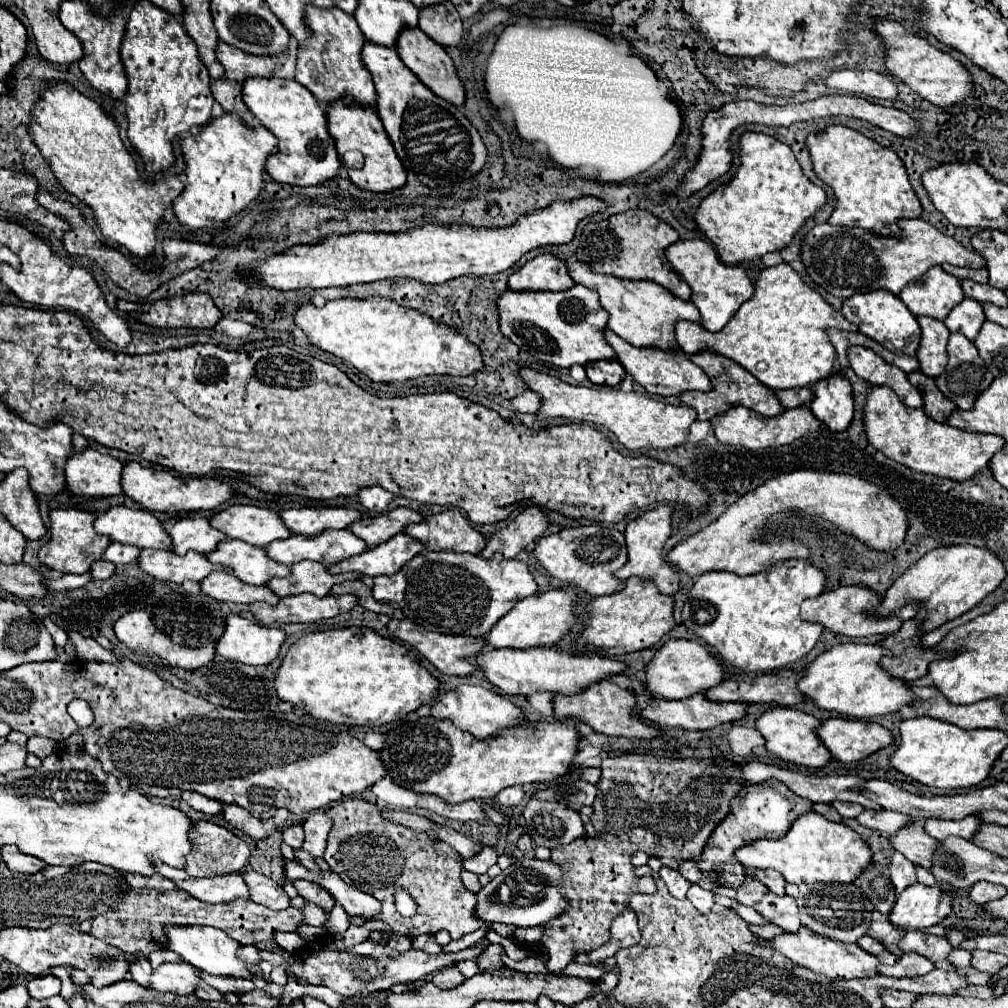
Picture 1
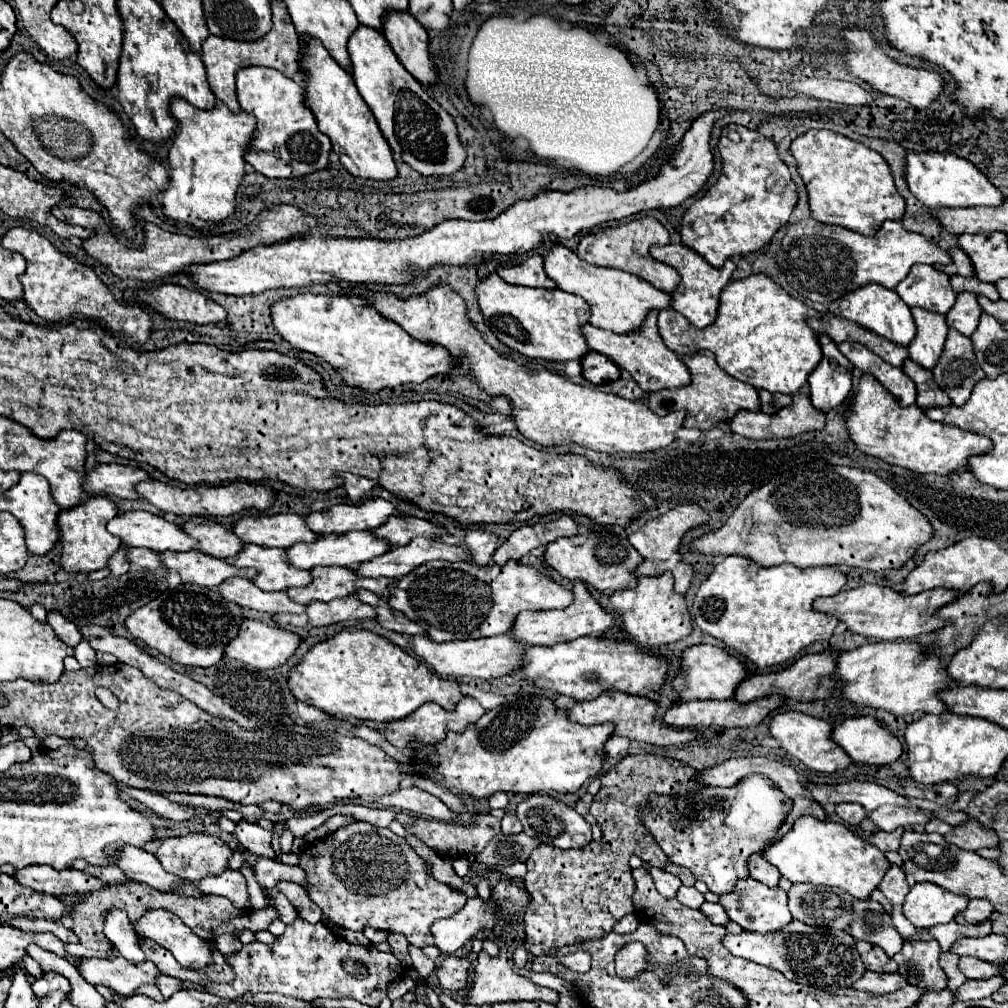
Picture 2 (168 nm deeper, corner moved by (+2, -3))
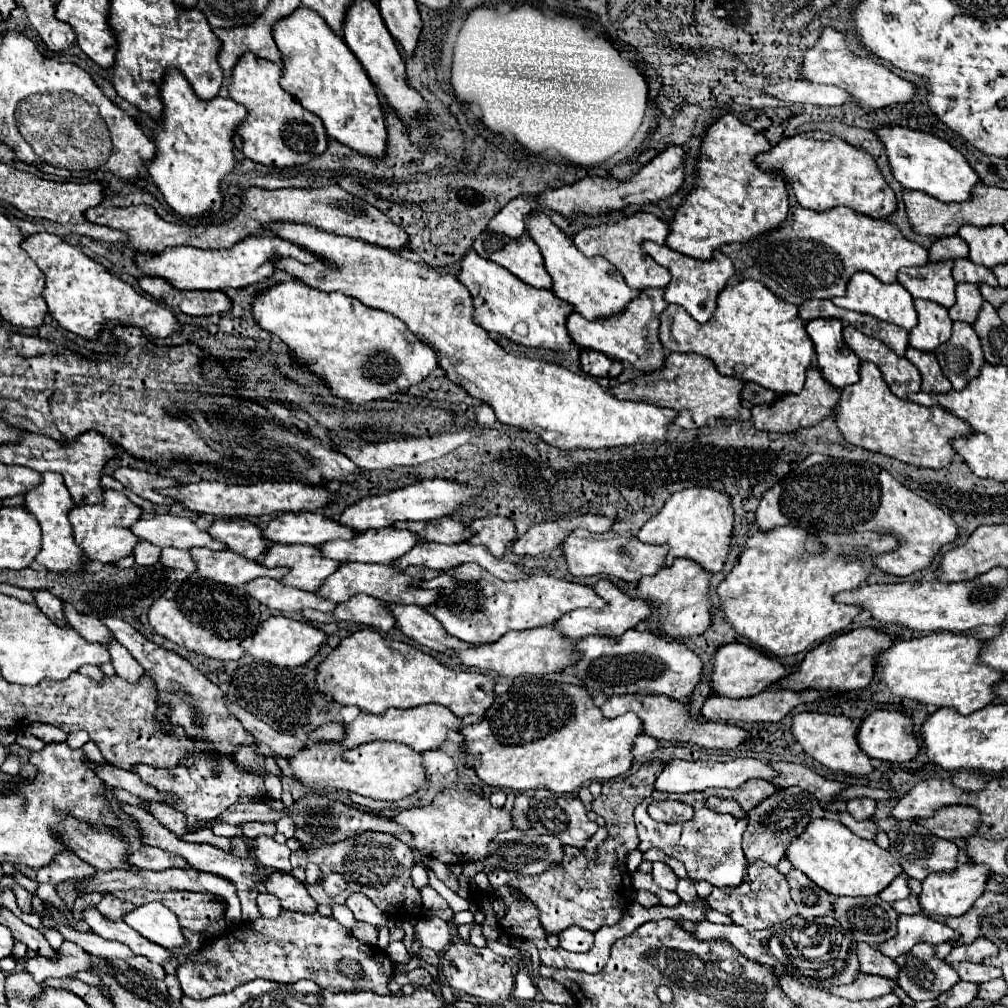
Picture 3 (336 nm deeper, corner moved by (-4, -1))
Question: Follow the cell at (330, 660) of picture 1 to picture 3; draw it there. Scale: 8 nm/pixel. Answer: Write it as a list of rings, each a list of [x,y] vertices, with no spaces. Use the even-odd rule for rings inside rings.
[[[364,628],[358,630],[346,638],[340,640],[340,644],[320,662],[316,668],[316,688],[330,696],[334,702],[342,706],[358,706],[362,712],[368,714],[384,714],[388,708],[416,708],[422,704],[442,704],[448,710],[452,710],[456,716],[464,718],[470,714],[482,716],[492,700],[494,700],[494,680],[482,672],[470,672],[470,670],[450,670],[436,662],[430,654],[424,654],[422,650],[406,644],[406,642],[396,642],[382,638],[378,632]]]

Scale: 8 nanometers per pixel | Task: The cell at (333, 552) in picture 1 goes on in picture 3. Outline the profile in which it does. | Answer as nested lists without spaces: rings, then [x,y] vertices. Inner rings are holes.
[[[366,530],[356,534],[352,540],[332,540],[320,548],[324,558],[332,558],[336,562],[376,562],[390,564],[402,554],[406,554],[418,536],[408,530]]]

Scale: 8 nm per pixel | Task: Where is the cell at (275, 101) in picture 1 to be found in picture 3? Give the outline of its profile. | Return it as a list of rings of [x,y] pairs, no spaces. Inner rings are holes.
[[[244,54],[232,70],[228,92],[230,98],[244,104],[248,118],[238,126],[236,134],[242,138],[242,152],[246,158],[264,166],[298,166],[320,156],[328,146],[328,136],[322,120],[302,108],[292,94],[280,86],[282,68],[270,60],[258,58],[256,54]]]

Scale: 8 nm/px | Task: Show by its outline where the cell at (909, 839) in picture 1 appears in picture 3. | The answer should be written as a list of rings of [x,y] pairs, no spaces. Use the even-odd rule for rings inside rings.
[[[842,812],[840,814],[840,822],[844,824],[844,826],[848,826],[856,836],[860,836],[860,838],[864,838],[864,840],[876,840],[876,834],[880,832],[880,828],[878,828],[878,824],[876,822],[872,822],[872,820],[854,820],[848,812]]]

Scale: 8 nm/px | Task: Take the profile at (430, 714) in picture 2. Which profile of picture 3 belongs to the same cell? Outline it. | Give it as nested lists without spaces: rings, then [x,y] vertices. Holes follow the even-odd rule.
[[[424,704],[424,706],[416,706],[408,710],[394,708],[394,710],[386,710],[384,716],[360,712],[352,724],[346,724],[346,738],[342,740],[342,744],[344,748],[354,748],[354,746],[374,742],[374,740],[394,740],[394,742],[402,742],[410,746],[416,752],[426,752],[426,750],[438,748],[444,742],[446,734],[450,730],[458,730],[462,722],[464,722],[462,718],[454,716],[448,708],[440,704]]]

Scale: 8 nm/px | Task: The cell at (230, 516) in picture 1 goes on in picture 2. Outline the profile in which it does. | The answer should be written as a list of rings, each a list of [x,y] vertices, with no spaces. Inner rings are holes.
[[[298,514],[244,516],[234,524],[234,532],[242,542],[264,548],[290,548],[292,544],[314,542],[318,538]]]

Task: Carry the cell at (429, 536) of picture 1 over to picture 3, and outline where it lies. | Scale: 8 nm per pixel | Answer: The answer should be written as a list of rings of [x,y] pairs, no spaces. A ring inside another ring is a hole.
[[[486,516],[484,520],[476,520],[472,526],[474,536],[470,538],[470,542],[488,546],[496,558],[502,558],[506,546],[516,538],[514,524],[502,516]]]

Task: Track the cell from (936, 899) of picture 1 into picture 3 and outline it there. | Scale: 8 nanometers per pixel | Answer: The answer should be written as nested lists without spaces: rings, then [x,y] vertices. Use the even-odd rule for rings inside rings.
[[[962,864],[962,866],[958,866],[958,872],[954,870],[954,874],[930,874],[922,882],[922,892],[918,896],[922,912],[926,916],[934,916],[934,918],[966,914],[974,906],[976,898],[984,892],[988,874],[990,874],[990,868],[982,866],[982,864]]]

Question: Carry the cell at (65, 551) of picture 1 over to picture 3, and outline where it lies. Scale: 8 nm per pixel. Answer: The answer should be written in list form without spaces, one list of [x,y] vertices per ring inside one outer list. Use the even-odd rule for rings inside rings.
[[[104,490],[104,502],[94,506],[76,506],[70,510],[68,518],[74,528],[74,538],[80,550],[86,554],[88,560],[98,560],[102,564],[116,564],[118,560],[132,554],[134,544],[138,538],[130,532],[130,524],[140,518],[142,510],[134,506],[122,492]]]

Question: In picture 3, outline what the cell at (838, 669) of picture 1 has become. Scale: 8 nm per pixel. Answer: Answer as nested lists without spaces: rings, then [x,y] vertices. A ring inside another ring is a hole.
[[[934,632],[920,638],[898,640],[890,646],[890,650],[880,650],[874,660],[874,670],[876,676],[882,672],[880,680],[894,696],[970,714],[990,704],[990,686],[1002,680],[1002,676],[994,674],[988,666],[978,666],[976,658],[980,648],[982,642],[974,636]]]

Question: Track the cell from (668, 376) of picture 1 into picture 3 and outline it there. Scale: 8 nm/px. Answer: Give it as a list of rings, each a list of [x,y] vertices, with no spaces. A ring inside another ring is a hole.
[[[646,288],[628,308],[626,312],[618,314],[618,318],[608,318],[606,322],[590,322],[582,318],[580,314],[572,314],[568,318],[568,332],[572,340],[580,348],[598,350],[610,358],[616,358],[620,362],[630,362],[640,372],[654,372],[662,370],[666,366],[666,354],[662,348],[662,342],[658,338],[660,328],[660,312],[668,304],[664,302],[664,292],[658,288]]]

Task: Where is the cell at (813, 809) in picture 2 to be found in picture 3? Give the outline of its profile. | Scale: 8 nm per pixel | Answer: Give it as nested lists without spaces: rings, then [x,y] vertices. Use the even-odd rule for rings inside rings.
[[[790,786],[790,788],[778,790],[778,794],[766,798],[748,816],[750,824],[748,824],[748,830],[746,830],[744,840],[742,840],[742,848],[744,848],[746,860],[750,864],[764,862],[768,866],[778,866],[778,862],[784,858],[792,838],[796,834],[800,834],[806,828],[806,824],[810,820],[818,818],[818,816],[824,816],[824,810],[822,810],[818,800],[810,792],[800,790],[798,786]]]

